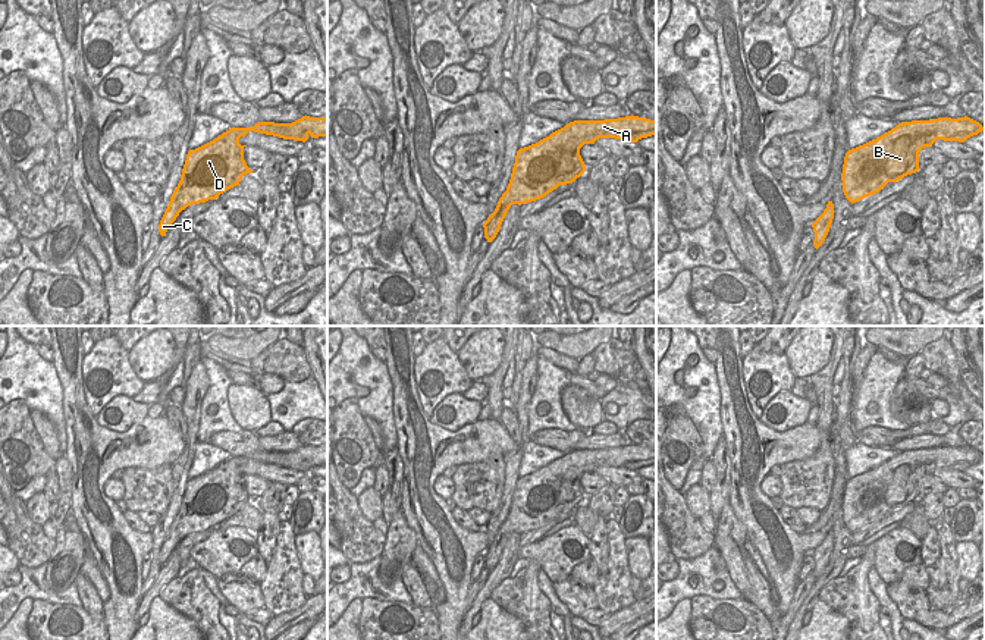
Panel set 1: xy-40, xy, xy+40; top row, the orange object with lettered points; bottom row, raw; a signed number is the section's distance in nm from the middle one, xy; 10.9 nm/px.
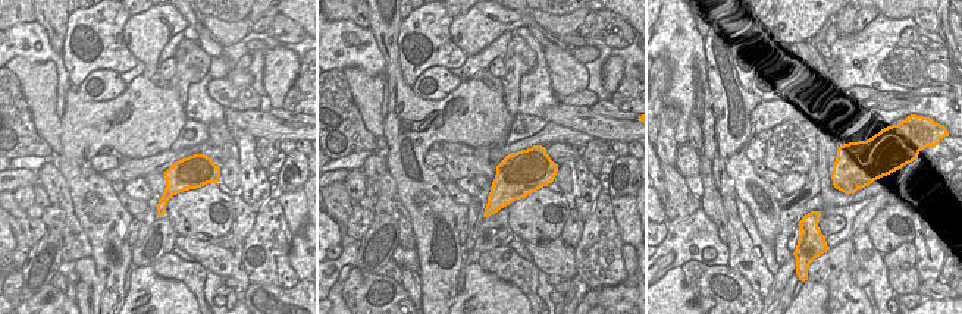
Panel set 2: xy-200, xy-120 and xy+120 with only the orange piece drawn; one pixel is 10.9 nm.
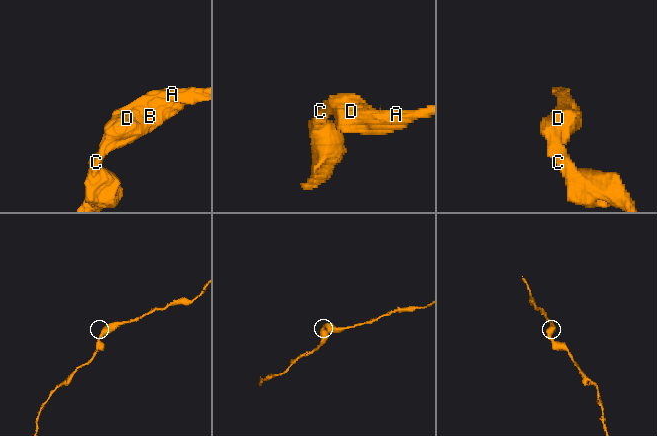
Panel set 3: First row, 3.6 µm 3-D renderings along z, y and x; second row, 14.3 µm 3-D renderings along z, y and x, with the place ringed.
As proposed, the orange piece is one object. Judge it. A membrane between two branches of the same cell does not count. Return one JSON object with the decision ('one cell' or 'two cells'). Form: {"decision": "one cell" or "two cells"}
{"decision": "one cell"}

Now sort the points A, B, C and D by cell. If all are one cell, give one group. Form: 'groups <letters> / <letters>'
groups A B C D

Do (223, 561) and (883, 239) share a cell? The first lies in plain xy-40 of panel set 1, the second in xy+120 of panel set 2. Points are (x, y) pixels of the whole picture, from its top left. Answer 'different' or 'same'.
same

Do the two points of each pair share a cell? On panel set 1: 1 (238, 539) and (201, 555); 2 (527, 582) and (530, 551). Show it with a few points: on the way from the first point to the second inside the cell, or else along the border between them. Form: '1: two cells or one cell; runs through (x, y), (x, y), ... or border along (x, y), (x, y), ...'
1: one cell; runs through (229, 543), (219, 554), (210, 555)
2: two cells; border along (530, 560), (535, 560), (540, 568)

